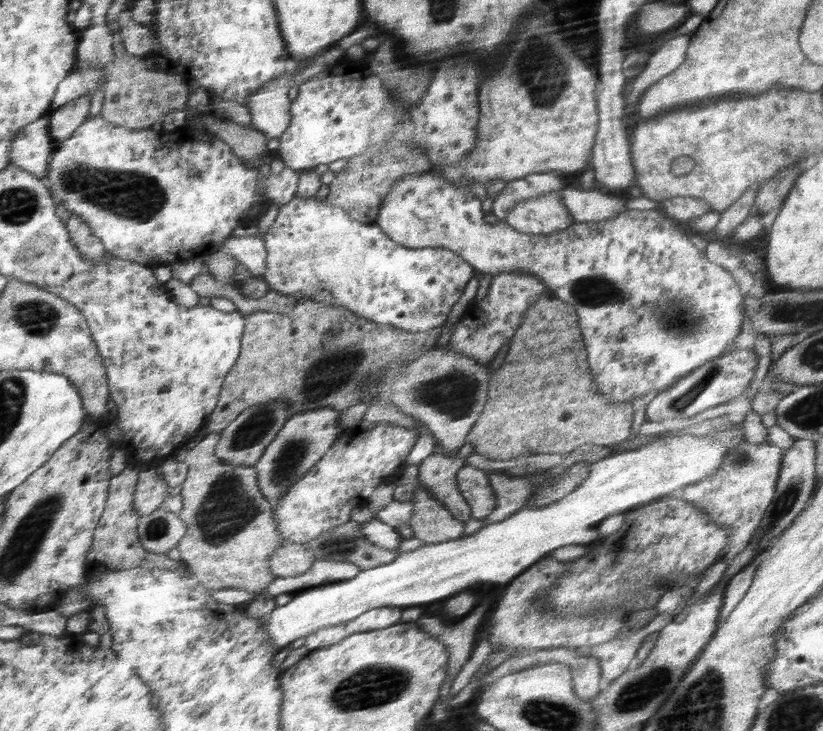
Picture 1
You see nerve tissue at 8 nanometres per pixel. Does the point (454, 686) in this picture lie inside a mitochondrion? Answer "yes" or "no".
no

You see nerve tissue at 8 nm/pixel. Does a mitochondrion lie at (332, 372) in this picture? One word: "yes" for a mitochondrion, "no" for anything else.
yes

